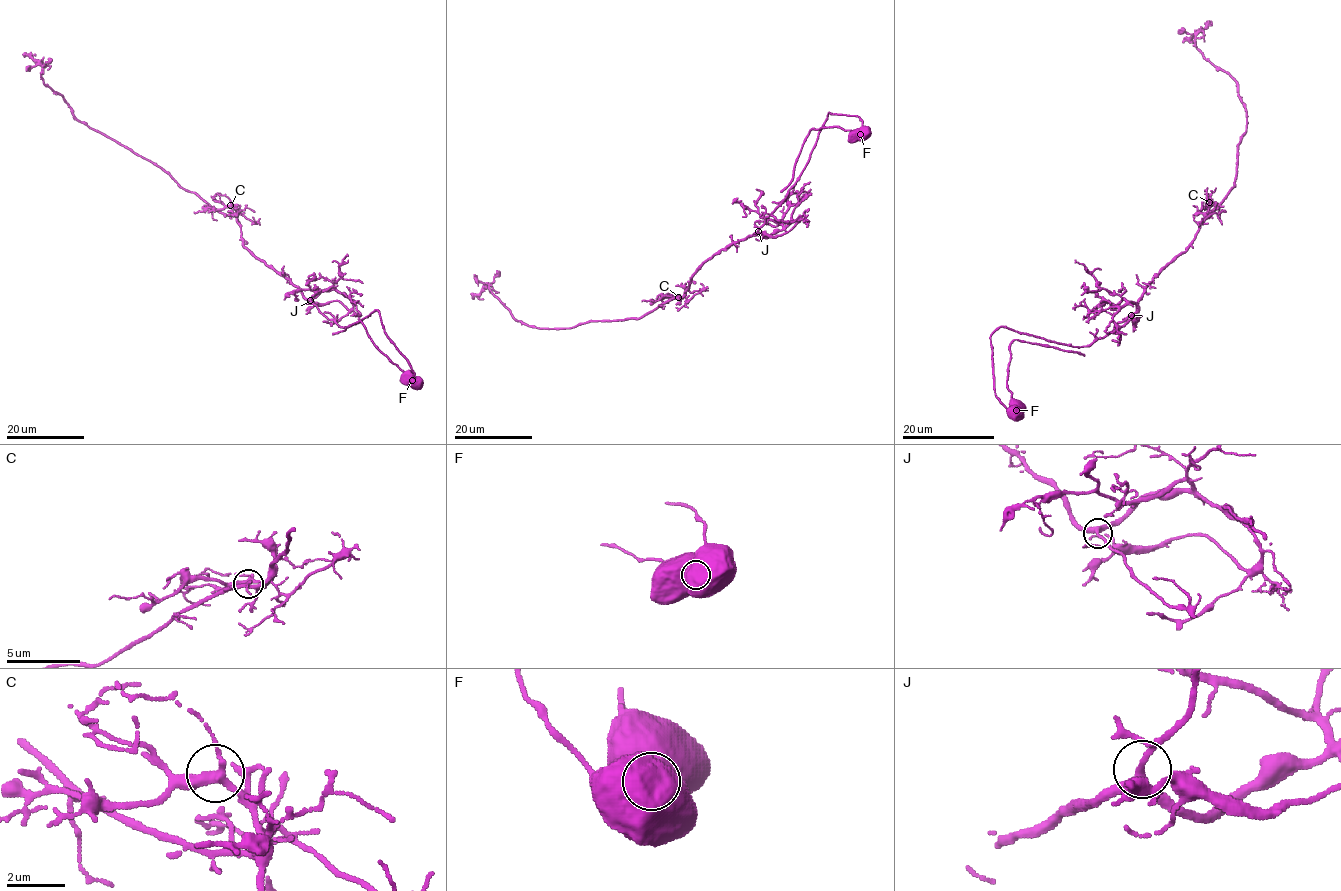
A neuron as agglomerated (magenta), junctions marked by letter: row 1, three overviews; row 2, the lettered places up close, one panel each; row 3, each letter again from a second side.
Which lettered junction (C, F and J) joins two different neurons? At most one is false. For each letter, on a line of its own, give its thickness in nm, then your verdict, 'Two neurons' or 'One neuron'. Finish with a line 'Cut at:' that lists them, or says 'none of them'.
C: Thickness 280 nm. One neuron
F: Thickness 1400 nm. Two neurons
J: Thickness 280 nm. One neuron
Cut at: F

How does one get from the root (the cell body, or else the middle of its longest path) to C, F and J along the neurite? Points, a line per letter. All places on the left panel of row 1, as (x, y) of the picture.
C: (291, 283), (244, 246), (237, 214), (230, 205)
F: (291, 283), (321, 314), (339, 326), (354, 324), (377, 310), (384, 333), (414, 373), (412, 381)
J: (291, 283), (310, 300)

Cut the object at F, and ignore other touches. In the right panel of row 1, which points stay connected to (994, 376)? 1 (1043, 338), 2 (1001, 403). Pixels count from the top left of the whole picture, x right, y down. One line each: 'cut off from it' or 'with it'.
1: with it
2: with it

